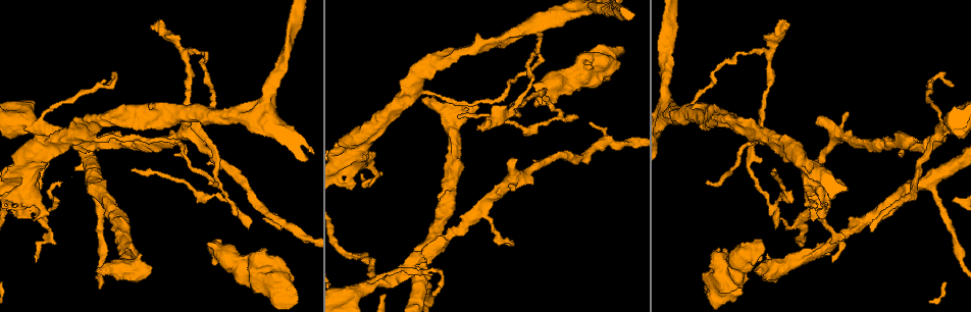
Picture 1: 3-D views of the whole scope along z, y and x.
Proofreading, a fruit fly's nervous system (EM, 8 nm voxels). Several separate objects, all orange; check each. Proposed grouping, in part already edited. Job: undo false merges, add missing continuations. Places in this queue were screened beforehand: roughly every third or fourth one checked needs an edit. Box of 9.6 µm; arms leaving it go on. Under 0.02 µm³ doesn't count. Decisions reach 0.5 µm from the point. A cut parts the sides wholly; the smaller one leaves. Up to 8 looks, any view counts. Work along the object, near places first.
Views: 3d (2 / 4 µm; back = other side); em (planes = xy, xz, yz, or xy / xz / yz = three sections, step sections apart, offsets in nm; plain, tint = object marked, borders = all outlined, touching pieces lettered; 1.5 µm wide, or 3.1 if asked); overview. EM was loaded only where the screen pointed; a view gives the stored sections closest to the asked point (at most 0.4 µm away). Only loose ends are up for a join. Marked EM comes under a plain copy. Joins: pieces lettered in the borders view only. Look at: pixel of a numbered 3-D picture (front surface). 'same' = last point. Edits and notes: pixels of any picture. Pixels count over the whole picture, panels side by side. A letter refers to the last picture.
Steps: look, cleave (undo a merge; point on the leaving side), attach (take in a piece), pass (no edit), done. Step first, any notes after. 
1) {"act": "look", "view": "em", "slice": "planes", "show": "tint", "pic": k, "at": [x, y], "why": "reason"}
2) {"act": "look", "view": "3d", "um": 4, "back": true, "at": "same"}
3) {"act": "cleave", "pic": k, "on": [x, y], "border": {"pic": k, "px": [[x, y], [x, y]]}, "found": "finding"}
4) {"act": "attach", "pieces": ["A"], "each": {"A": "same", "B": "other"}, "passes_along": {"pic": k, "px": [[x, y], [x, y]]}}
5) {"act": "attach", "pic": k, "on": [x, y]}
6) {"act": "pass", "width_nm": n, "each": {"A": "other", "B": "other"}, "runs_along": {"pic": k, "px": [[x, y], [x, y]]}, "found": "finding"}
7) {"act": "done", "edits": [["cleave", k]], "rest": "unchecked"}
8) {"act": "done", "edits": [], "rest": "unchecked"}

{"act": "look", "view": "3d", "um": 4, "pic": 1, "at": [757, 249]}

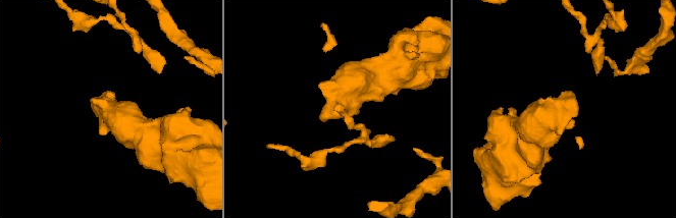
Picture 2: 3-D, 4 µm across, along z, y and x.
{"act": "look", "view": "em", "slice": "planes", "show": "borders", "pic": 2, "at": [103, 107]}

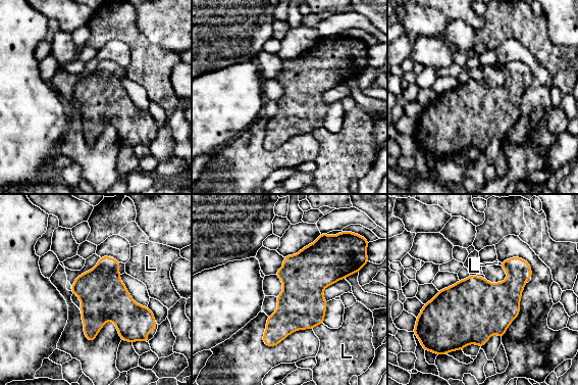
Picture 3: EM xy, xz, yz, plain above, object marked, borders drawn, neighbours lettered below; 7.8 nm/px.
{"act": "pass", "longest_contact_nm": ["L", 100], "each": {"L": "other"}, "border": {"pic": 3, "px": [[322, 323], [312, 328]]}, "found": "one neuron here"}

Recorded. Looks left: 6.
{"act": "look", "view": "3d", "um": 4, "pic": 1, "at": [819, 119], "why": "an open end"}

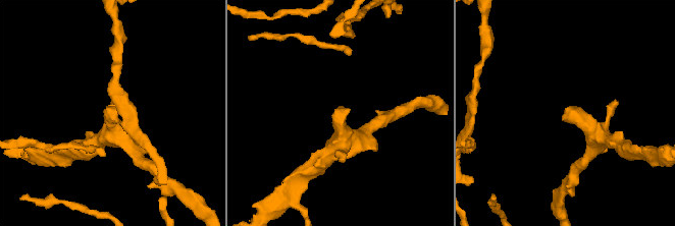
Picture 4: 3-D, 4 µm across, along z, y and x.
{"act": "look", "view": "em", "slice": "xz", "step": 4, "show": "borders", "pic": 4, "at": [349, 108], "why": "now the EM"}

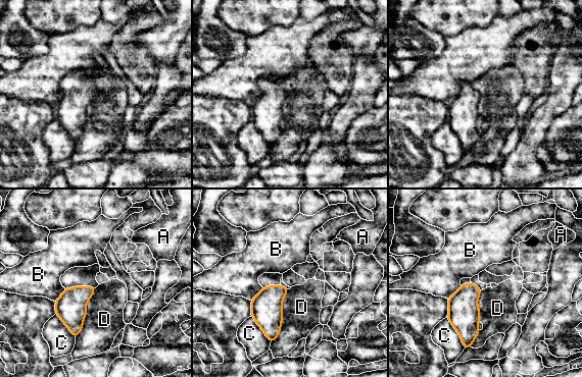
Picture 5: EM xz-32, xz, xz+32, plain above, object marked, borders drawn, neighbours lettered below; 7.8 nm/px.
{"act": "pass", "each": {"A": "other", "B": "other", "C": "other", "D": "other"}, "border": {"pic": 5, "px": [[289, 289], [281, 330], [271, 342]]}, "found": "no lettered piece goes on from it"}

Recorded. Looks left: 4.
{"act": "look", "view": "3d", "um": 4, "pic": 1, "at": [151, 145], "why": "three-way junction"}

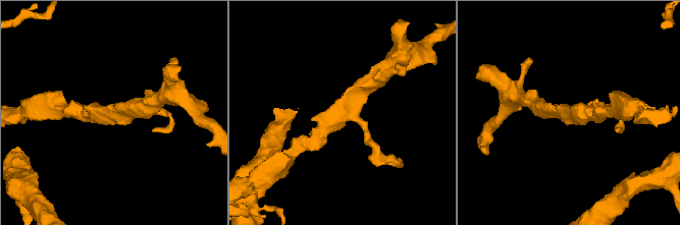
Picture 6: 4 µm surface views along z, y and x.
{"act": "look", "view": "em", "slice": "planes", "show": "borders", "pic": 6, "at": [569, 116], "arms": 3}

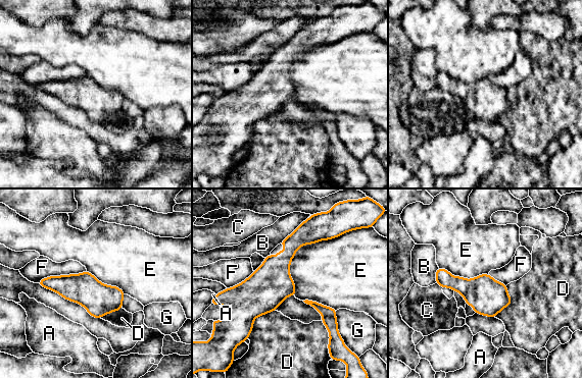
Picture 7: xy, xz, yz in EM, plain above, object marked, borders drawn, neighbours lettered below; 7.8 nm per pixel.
{"act": "pass", "longest_contact_nm": ["E", 600], "each": {"A": "other", "B": "other", "C": "other", "D": "other", "E": "other", "F": "other", "G": "other"}, "found": "one neuron here"}

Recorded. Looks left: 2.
{"act": "done", "edits": [], "rest": "unchecked"}

